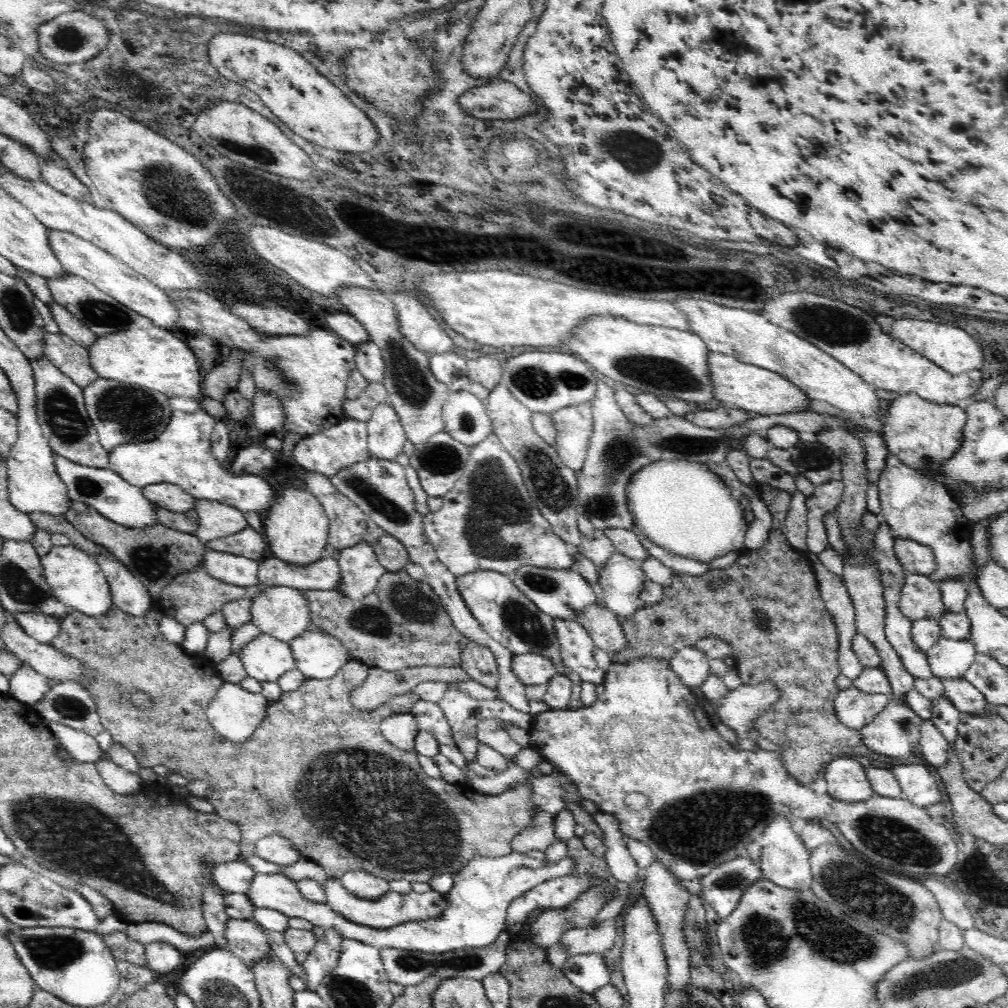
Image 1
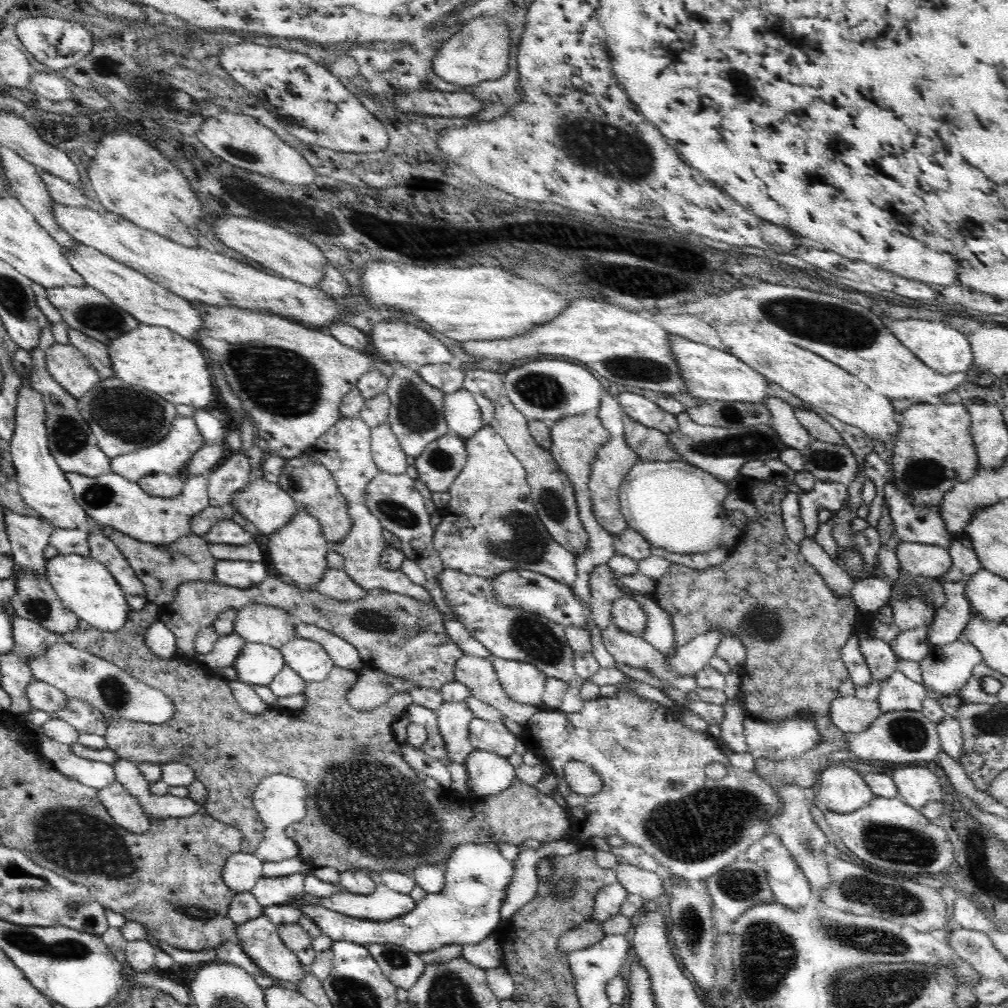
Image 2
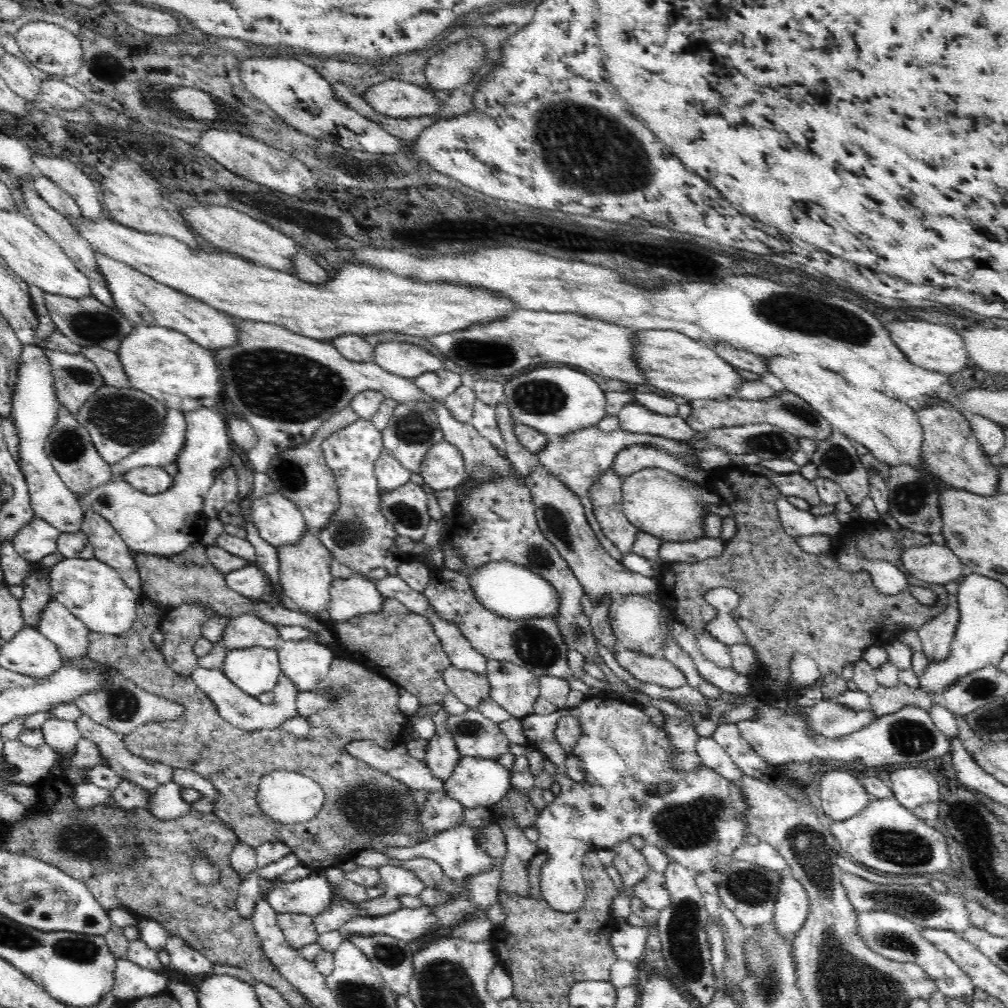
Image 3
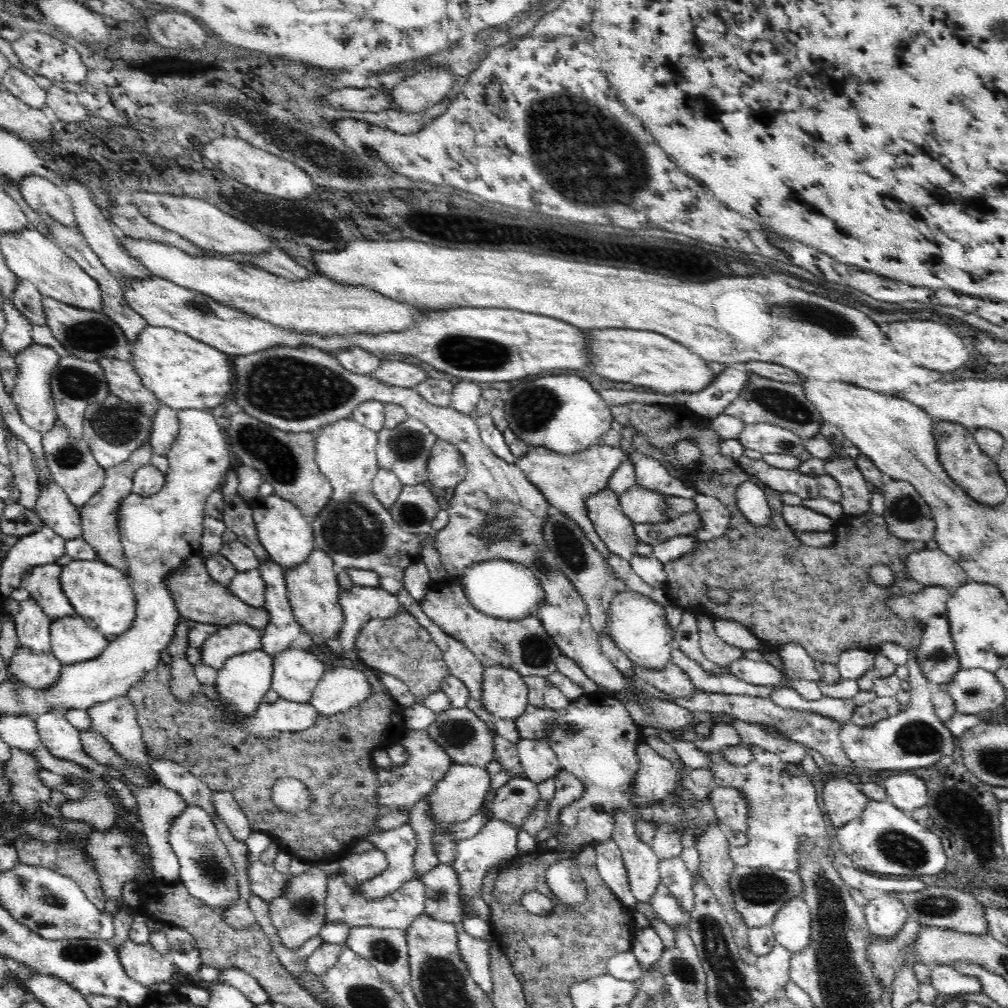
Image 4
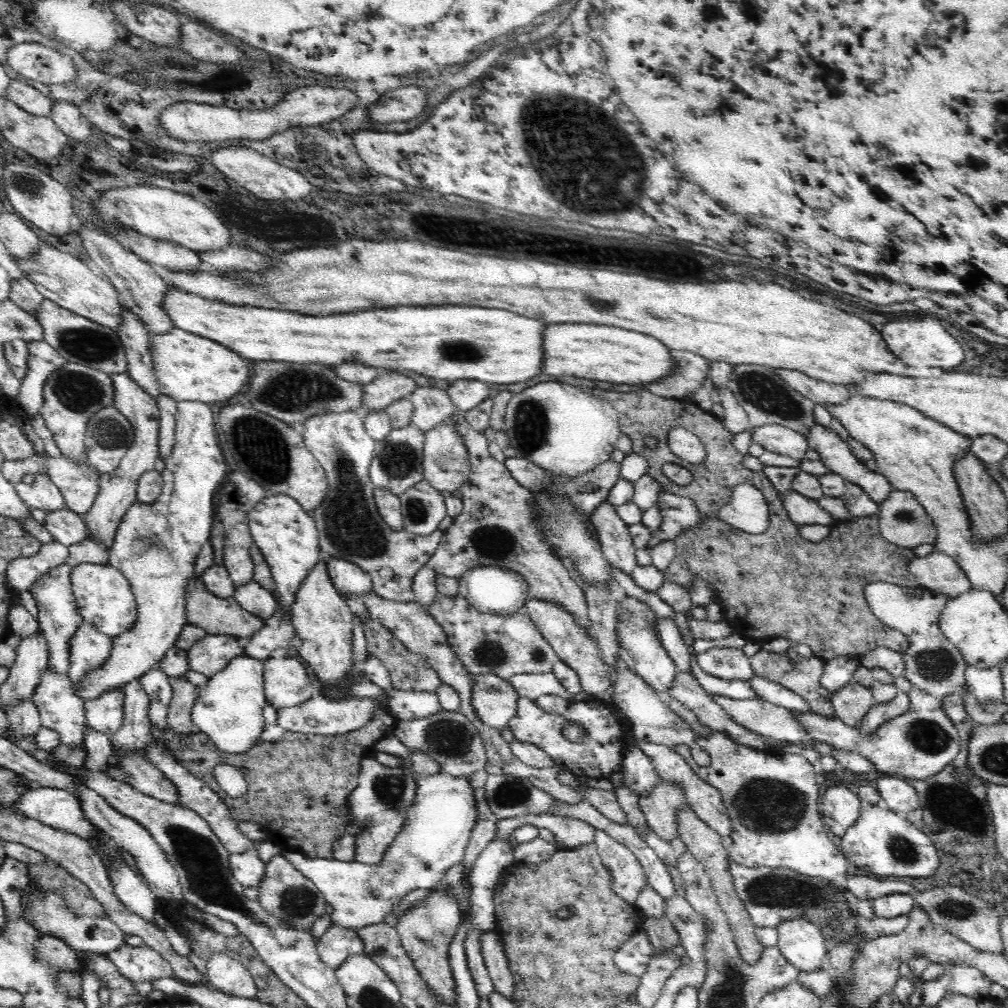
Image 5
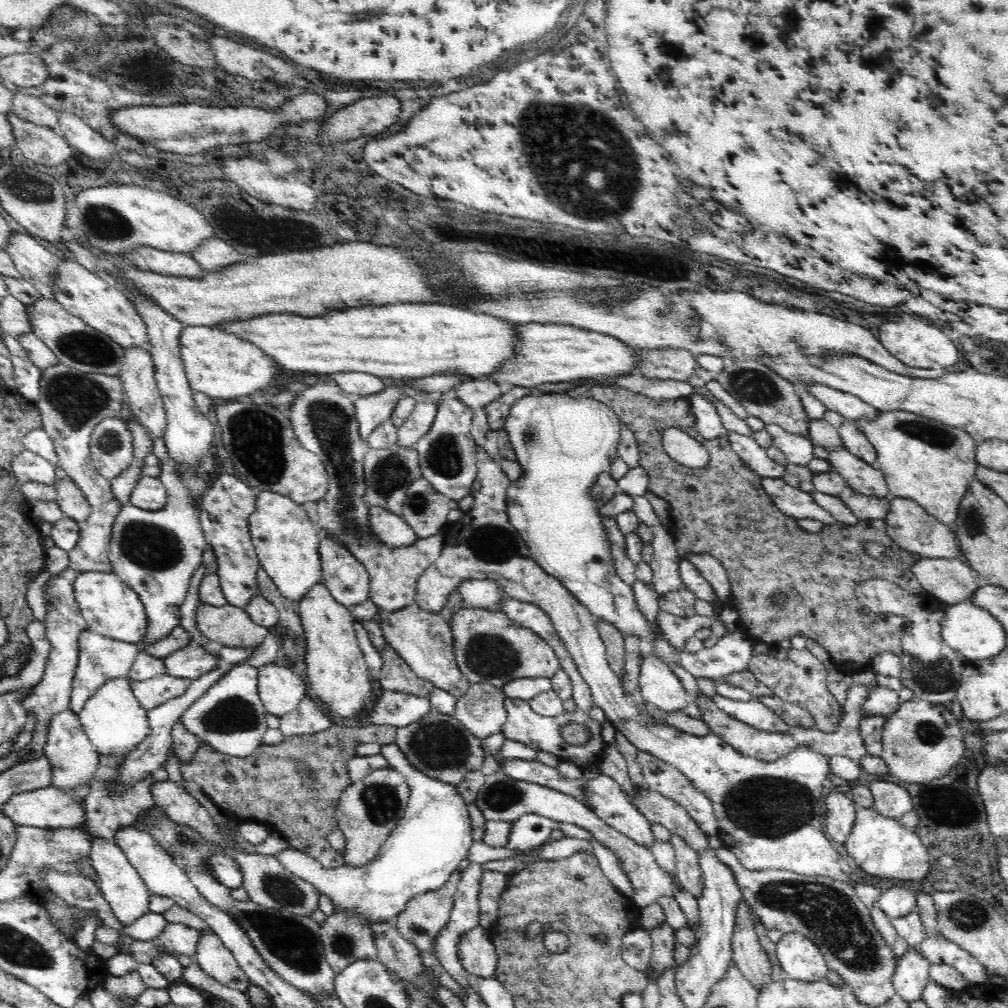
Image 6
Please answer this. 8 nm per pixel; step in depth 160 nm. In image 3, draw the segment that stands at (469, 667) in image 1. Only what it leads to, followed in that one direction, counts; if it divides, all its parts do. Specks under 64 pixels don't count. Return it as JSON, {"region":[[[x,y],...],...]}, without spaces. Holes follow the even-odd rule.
{"region":[[[450,666],[444,674],[445,684],[461,702],[471,708],[493,702],[492,686],[487,674],[477,674],[472,670],[461,670],[456,666]]]}

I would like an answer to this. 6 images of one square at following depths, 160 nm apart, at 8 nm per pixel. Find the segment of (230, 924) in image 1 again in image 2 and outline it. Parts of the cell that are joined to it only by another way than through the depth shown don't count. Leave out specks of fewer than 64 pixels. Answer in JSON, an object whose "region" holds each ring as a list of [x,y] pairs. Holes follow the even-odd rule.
{"region":[[[263,914],[245,923],[235,924],[235,934],[247,958],[264,975],[294,983],[301,979],[304,965],[282,943],[277,927]]]}

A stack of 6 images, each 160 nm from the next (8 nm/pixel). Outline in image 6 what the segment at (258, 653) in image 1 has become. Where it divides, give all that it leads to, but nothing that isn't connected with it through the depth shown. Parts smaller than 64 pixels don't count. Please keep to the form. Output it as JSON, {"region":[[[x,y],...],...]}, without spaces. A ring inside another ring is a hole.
{"region":[[[238,665],[218,680],[202,697],[198,698],[182,714],[180,722],[191,734],[216,751],[242,758],[250,756],[263,746],[263,738],[268,732],[266,710],[258,693],[258,669],[250,665]]]}

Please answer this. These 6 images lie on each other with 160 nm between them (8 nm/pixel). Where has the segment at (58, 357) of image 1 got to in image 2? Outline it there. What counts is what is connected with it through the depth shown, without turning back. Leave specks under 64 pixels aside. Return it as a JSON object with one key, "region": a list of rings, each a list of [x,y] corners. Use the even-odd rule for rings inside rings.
{"region":[[[55,342],[46,350],[46,366],[52,377],[76,398],[82,398],[101,380],[98,369],[73,344]]]}

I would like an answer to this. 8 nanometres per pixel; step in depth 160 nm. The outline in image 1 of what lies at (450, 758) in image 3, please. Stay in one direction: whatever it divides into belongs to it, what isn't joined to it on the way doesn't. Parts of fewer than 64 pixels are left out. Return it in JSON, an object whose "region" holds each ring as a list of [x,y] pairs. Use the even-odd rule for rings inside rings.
{"region":[[[455,686],[449,687],[448,690],[444,692],[444,696],[442,696],[442,700],[438,702],[438,705],[446,715],[446,719],[452,728],[456,744],[458,744],[460,751],[462,751],[462,754],[469,762],[477,761],[478,744],[481,744],[477,738],[477,725],[480,720],[485,720],[486,718],[501,718],[504,722],[512,723],[524,730],[530,730],[535,719],[531,713],[522,713],[520,710],[512,708],[512,706],[504,700],[475,698],[469,692],[455,688]]]}

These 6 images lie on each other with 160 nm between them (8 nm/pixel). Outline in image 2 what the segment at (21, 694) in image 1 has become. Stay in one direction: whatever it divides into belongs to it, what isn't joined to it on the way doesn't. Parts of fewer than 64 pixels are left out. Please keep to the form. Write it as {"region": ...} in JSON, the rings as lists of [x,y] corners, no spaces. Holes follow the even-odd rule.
{"region":[[[34,678],[26,686],[26,701],[32,707],[34,715],[43,712],[53,716],[52,713],[66,706],[66,696],[58,688]]]}

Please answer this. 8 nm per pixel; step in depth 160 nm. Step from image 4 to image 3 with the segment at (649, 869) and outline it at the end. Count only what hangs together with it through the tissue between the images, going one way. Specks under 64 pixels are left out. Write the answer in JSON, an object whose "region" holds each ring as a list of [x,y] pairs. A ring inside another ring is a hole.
{"region":[[[628,839],[622,840],[620,844],[616,844],[611,849],[613,852],[612,862],[622,878],[624,890],[639,883],[650,871],[641,851],[634,847]]]}

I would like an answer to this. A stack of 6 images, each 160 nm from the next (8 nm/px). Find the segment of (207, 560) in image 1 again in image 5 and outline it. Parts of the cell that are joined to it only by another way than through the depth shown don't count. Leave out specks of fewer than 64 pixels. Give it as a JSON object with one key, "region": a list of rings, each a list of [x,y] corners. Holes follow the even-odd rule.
{"region":[[[254,578],[239,584],[232,598],[236,599],[242,608],[264,620],[275,611],[277,606],[277,600],[273,594]]]}

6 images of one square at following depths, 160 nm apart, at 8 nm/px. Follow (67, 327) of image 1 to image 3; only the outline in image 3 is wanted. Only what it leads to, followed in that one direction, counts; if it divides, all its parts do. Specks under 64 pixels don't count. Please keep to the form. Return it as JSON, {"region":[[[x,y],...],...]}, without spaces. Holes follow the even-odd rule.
{"region":[[[82,345],[79,352],[96,365],[98,372],[103,376],[104,385],[114,385],[116,388],[130,387],[117,351],[98,345]]]}

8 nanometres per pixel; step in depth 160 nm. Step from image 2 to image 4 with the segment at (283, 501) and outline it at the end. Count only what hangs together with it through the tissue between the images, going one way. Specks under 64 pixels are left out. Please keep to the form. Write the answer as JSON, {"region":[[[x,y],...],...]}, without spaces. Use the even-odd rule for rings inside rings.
{"region":[[[272,494],[268,497],[258,498],[251,503],[251,507],[258,538],[266,548],[268,556],[282,565],[284,571],[286,567],[306,560],[313,549],[313,527],[294,503]]]}

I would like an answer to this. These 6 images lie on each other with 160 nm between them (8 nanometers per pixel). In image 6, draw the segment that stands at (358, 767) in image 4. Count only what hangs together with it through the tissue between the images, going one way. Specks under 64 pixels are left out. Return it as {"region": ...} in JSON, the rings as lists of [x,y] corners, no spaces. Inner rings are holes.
{"region":[[[386,724],[368,725],[365,728],[344,728],[333,725],[327,730],[308,736],[286,737],[282,745],[260,746],[250,756],[242,758],[218,752],[203,744],[195,752],[193,759],[182,766],[181,775],[185,780],[200,785],[209,800],[212,800],[212,803],[216,804],[230,819],[240,822],[252,820],[267,824],[278,831],[292,849],[314,857],[314,860],[317,860],[322,867],[334,868],[344,865],[344,857],[342,853],[336,853],[332,849],[326,838],[339,825],[335,813],[342,794],[352,784],[348,776],[347,763],[357,755],[356,747],[359,744],[374,742],[380,745],[394,744],[396,735],[397,727]],[[302,764],[310,768],[310,775],[314,783],[306,784],[305,780],[302,780],[301,772],[298,772],[298,768],[301,768]],[[225,774],[230,774],[233,777],[232,782],[223,780]]]}

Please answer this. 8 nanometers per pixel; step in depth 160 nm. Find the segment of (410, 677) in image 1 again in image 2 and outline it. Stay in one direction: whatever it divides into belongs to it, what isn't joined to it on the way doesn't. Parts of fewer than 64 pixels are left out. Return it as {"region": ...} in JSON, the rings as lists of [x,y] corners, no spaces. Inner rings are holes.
{"region":[[[365,665],[358,672],[359,678],[346,696],[346,703],[358,712],[373,712],[392,696],[419,688],[413,680],[390,676]]]}

